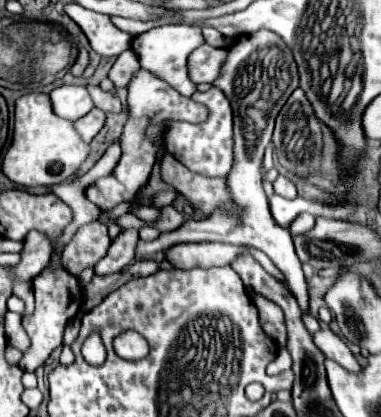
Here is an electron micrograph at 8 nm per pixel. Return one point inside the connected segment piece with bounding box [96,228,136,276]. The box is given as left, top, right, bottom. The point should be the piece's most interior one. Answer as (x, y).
(121, 252)

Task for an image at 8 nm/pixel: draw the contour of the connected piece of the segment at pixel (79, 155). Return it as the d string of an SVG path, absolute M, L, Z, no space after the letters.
M24 94L16 100L14 136L2 158L2 172L18 186L50 186L60 184L76 172L86 160L90 146L78 138L74 124L58 118L50 108L48 94Z

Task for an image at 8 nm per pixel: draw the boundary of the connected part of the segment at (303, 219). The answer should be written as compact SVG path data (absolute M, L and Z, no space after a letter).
M300 214L292 224L290 224L290 232L296 236L296 234L304 234L308 230L314 228L314 222L316 218L312 214Z

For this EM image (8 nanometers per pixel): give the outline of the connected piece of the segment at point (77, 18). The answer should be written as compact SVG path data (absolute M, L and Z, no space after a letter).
M68 4L66 14L82 28L92 50L100 56L118 56L130 48L132 36L118 30L110 16L86 10L78 4Z

